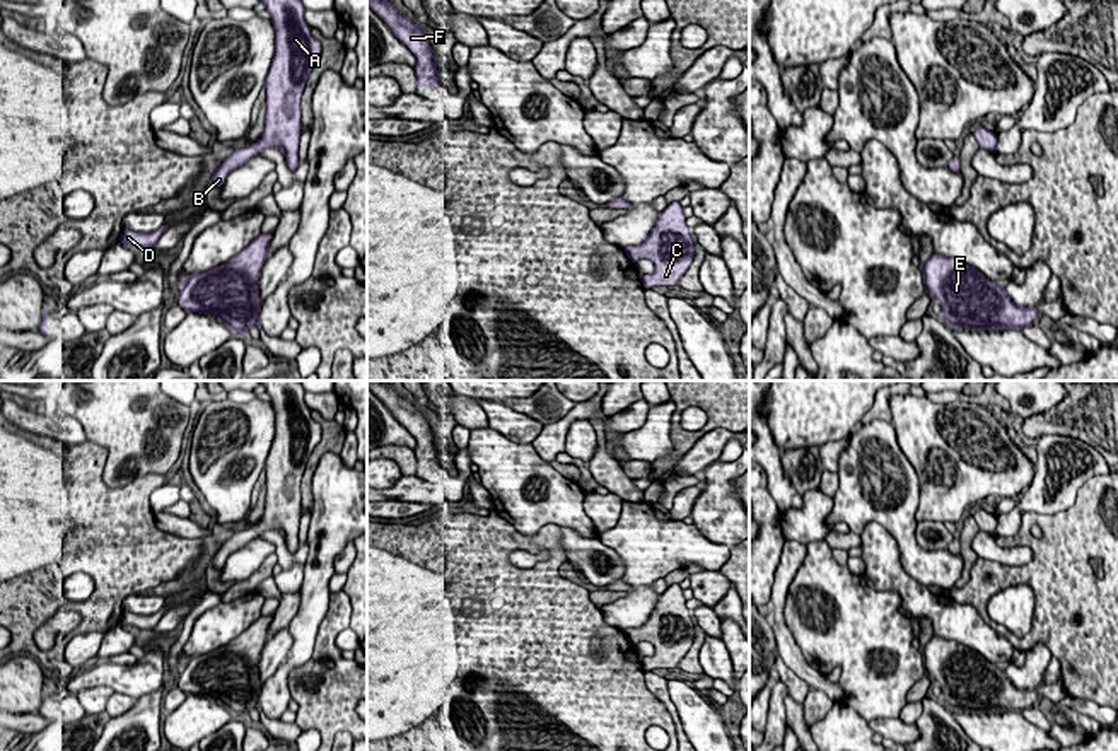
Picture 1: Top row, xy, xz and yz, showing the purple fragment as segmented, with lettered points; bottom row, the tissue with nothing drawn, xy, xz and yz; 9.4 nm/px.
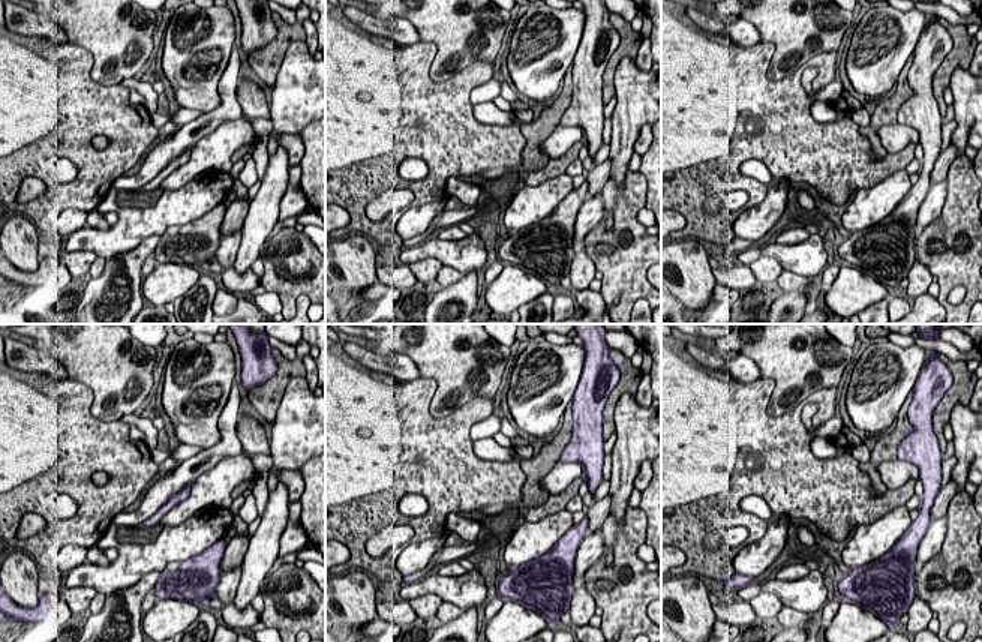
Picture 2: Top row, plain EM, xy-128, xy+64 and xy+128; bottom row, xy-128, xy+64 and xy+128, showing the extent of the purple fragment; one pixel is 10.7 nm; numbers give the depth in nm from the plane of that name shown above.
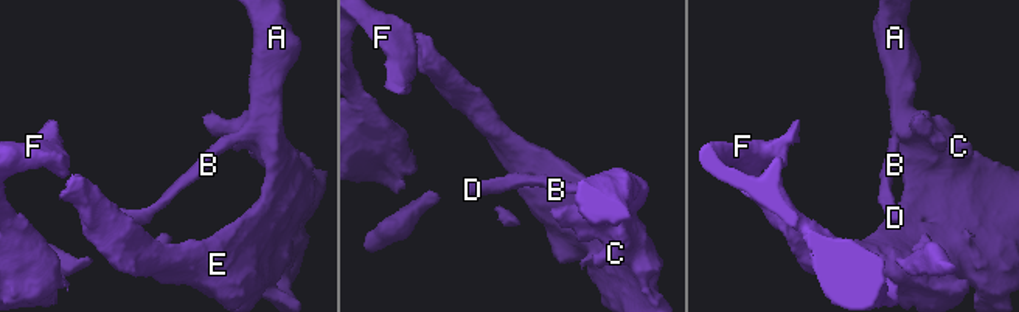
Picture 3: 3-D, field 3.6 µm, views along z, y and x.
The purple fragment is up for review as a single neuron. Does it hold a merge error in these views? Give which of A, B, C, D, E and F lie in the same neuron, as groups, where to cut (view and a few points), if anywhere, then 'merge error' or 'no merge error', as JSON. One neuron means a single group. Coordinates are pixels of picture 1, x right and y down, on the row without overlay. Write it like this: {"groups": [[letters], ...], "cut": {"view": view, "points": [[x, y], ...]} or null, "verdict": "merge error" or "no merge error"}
{"groups": [["A", "B", "C", "D", "E", "F"]], "cut": null, "verdict": "no merge error"}

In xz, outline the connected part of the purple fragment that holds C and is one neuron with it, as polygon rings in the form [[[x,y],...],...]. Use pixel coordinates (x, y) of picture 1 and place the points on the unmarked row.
[[[679,584],[669,585],[659,594],[657,603],[642,628],[623,630],[632,645],[650,642],[655,649],[652,657],[643,657],[645,671],[673,669],[688,654],[695,638],[691,611]]]

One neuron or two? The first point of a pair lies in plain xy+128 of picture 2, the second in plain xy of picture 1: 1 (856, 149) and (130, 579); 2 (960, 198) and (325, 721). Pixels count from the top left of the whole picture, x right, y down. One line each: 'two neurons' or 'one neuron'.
1: one neuron
2: one neuron

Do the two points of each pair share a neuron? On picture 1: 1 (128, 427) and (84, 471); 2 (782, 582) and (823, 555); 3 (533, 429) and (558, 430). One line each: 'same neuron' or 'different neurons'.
1: different neurons
2: different neurons
3: different neurons

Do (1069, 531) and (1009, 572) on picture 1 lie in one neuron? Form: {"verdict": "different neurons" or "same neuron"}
{"verdict": "same neuron"}

